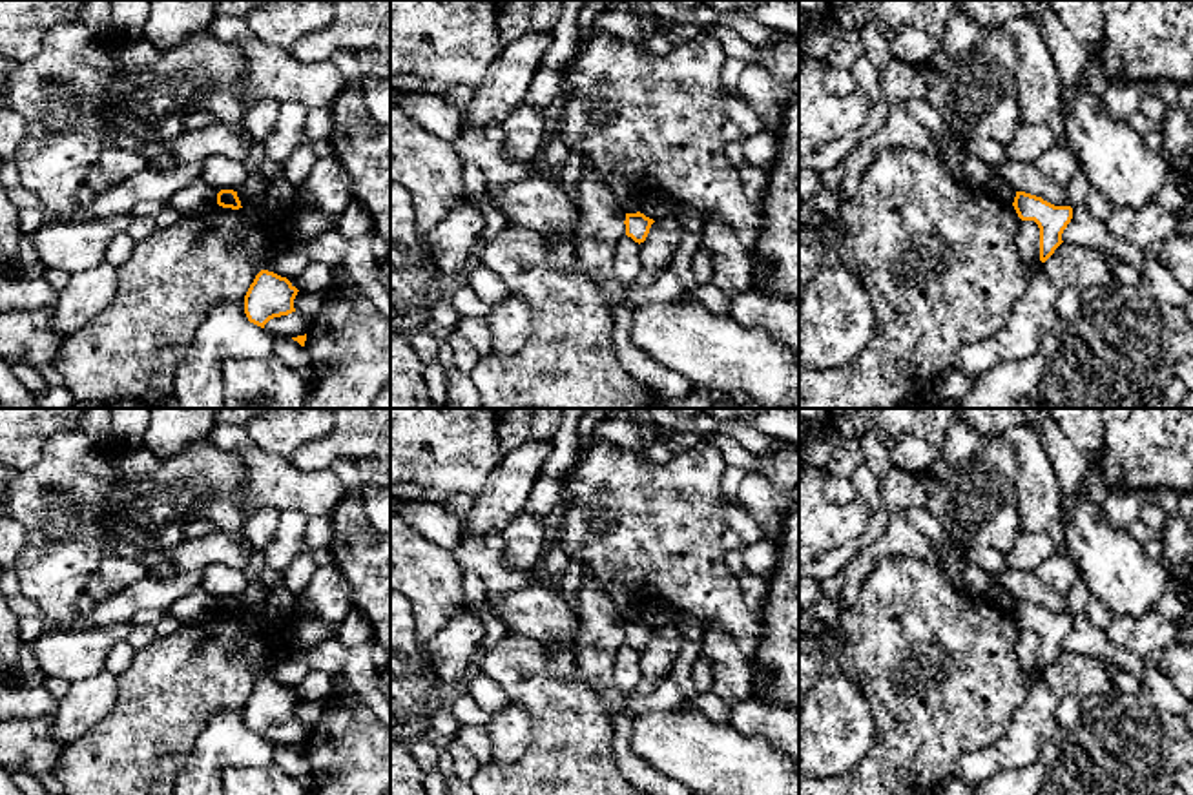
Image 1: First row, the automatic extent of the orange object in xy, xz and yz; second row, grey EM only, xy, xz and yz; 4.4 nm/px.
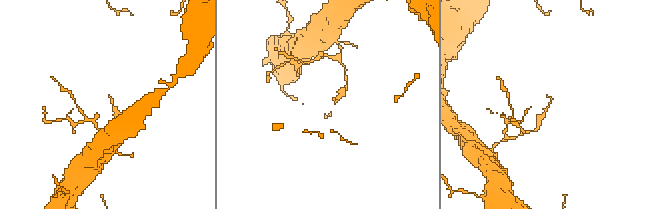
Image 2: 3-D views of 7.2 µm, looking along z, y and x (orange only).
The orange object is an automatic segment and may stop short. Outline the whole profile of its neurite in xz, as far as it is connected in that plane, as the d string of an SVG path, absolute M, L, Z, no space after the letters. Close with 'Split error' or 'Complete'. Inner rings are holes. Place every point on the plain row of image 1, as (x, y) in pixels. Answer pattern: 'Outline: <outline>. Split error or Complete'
Outline: M637 620L637 622L626 622L626 644L631 645L635 651L644 651L649 636L655 629L646 625L644 622Z. Complete

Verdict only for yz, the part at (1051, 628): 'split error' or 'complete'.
complete

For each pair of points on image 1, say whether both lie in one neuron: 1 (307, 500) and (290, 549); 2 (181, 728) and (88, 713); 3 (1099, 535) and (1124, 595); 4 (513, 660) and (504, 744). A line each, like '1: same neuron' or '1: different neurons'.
1: different neurons
2: different neurons
3: same neuron
4: different neurons

